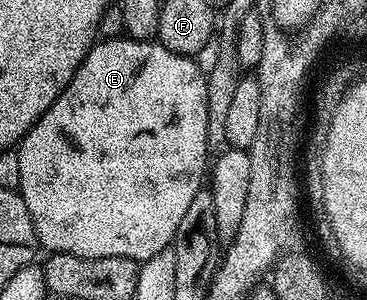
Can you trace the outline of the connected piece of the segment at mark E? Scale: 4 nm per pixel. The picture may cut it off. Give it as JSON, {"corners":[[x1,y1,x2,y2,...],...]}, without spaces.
{"corners":[[120,35,100,40,91,46,83,62,77,67,73,79,64,85,61,92,55,94,55,102,37,119,37,123,23,137,17,146,19,159,18,192,29,207,33,227,39,236,40,246,48,254,68,253,85,259,105,259,106,257,124,257,137,262,153,259,161,251,172,248,177,227,193,195,204,188,205,178,209,173,209,160,206,153,206,83,207,75,199,70,194,56,186,57,169,51,158,40,138,41,128,35]]}

